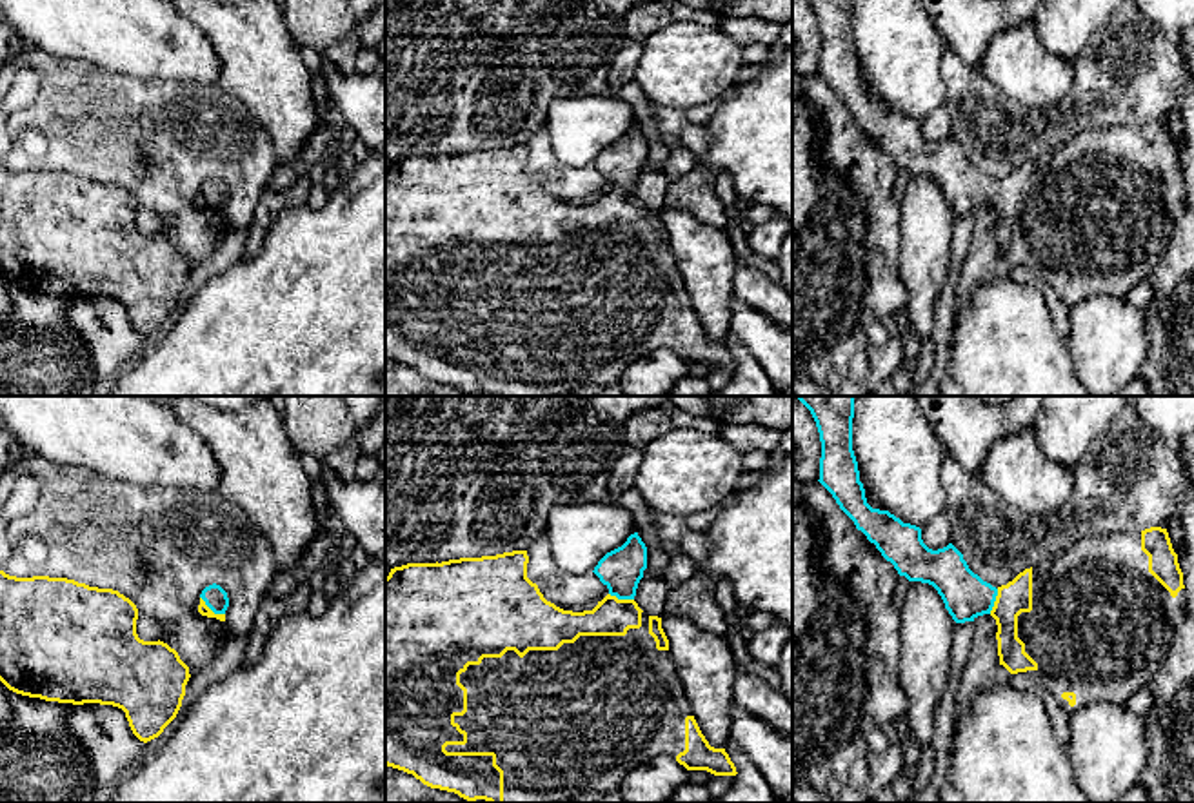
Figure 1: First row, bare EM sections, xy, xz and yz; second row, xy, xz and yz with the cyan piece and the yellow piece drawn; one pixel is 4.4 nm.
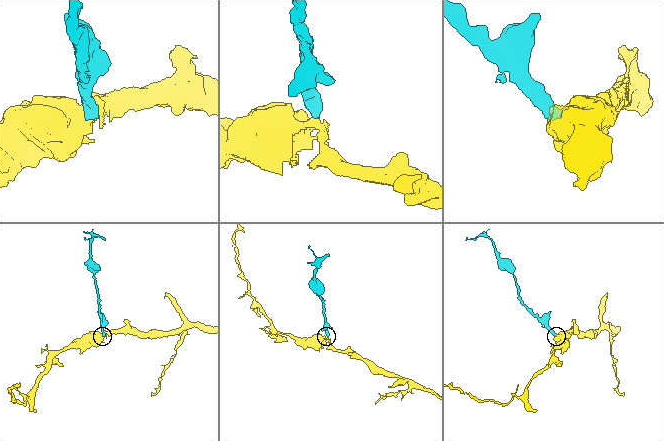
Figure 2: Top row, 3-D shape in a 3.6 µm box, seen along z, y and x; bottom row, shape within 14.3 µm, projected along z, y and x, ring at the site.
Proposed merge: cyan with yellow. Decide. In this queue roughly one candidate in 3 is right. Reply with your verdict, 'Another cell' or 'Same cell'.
Same cell

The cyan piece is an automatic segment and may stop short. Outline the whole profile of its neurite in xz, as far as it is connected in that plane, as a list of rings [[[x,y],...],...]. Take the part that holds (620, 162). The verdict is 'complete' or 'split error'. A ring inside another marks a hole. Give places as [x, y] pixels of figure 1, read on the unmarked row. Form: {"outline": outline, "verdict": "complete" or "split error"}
{"outline": [[[638,129],[607,145],[594,167],[609,182],[592,203],[572,205],[547,194],[538,178],[527,171],[527,144],[496,149],[460,151],[442,156],[407,156],[391,162],[385,171],[385,358],[413,367],[423,378],[454,385],[467,394],[489,396],[563,396],[583,385],[614,385],[620,372],[658,347],[672,349],[687,363],[707,363],[714,369],[736,369],[725,342],[714,342],[701,327],[676,265],[662,211],[649,209],[634,194],[636,182],[647,162],[647,140]]], "verdict": "split error"}

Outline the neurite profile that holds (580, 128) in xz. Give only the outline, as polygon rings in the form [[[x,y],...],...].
[[[569,96],[551,102],[543,131],[565,167],[587,167],[634,125],[629,102],[607,96]]]

